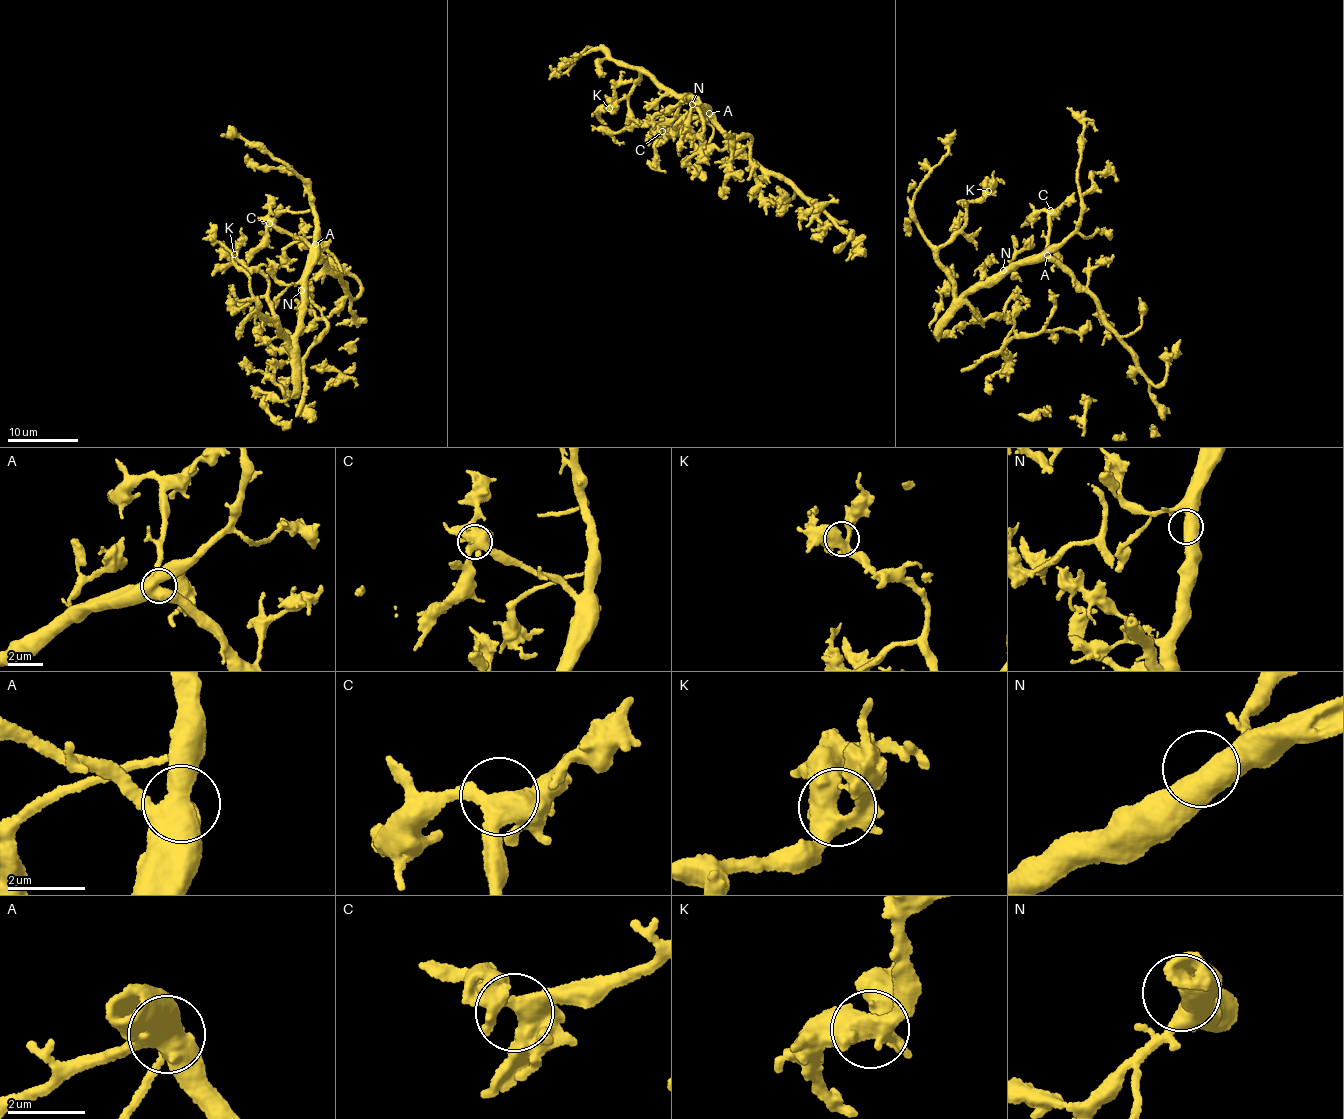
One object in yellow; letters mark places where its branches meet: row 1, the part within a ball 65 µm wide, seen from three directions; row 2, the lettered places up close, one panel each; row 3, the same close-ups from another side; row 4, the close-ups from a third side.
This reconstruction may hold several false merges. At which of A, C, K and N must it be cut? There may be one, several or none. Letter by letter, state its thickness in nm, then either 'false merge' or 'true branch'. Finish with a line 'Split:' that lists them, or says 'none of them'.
A: 600 nm thick; true branch
C: 460 nm thick; true branch
K: 500 nm thick; true branch
N: 550 nm thick; true branch
Split: none of them

